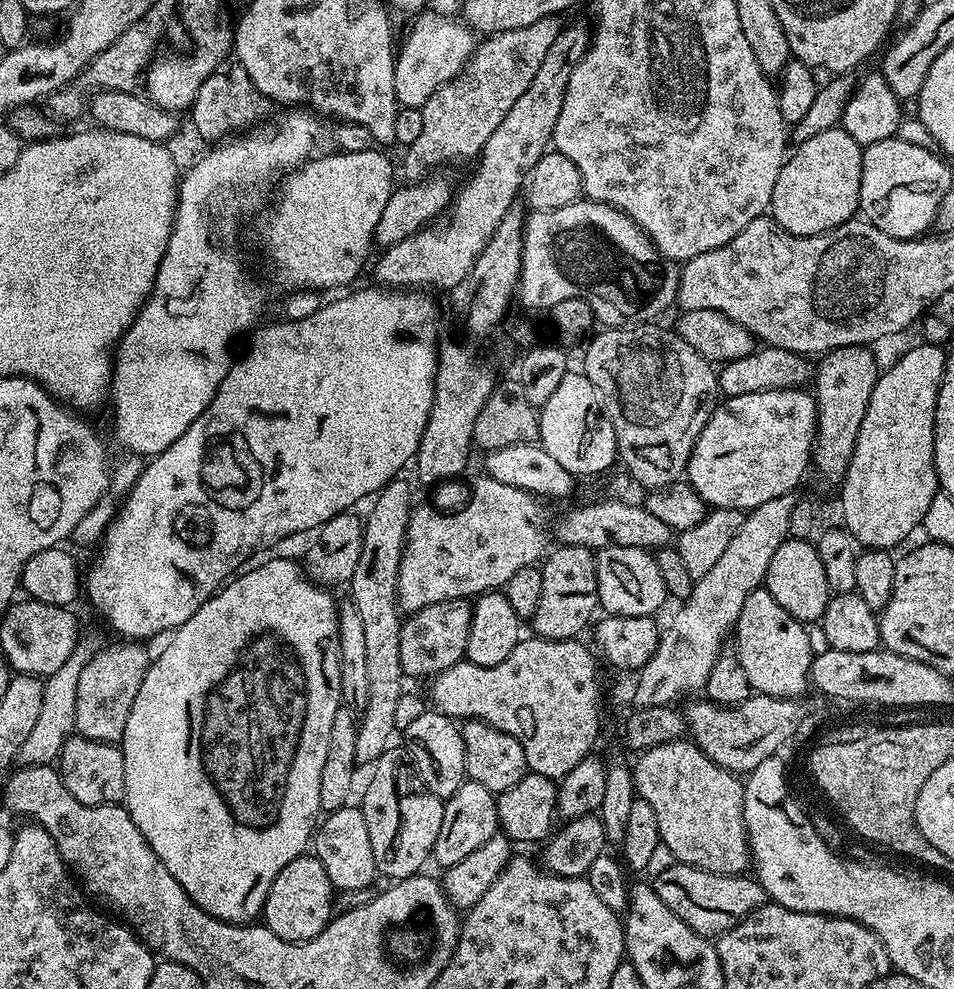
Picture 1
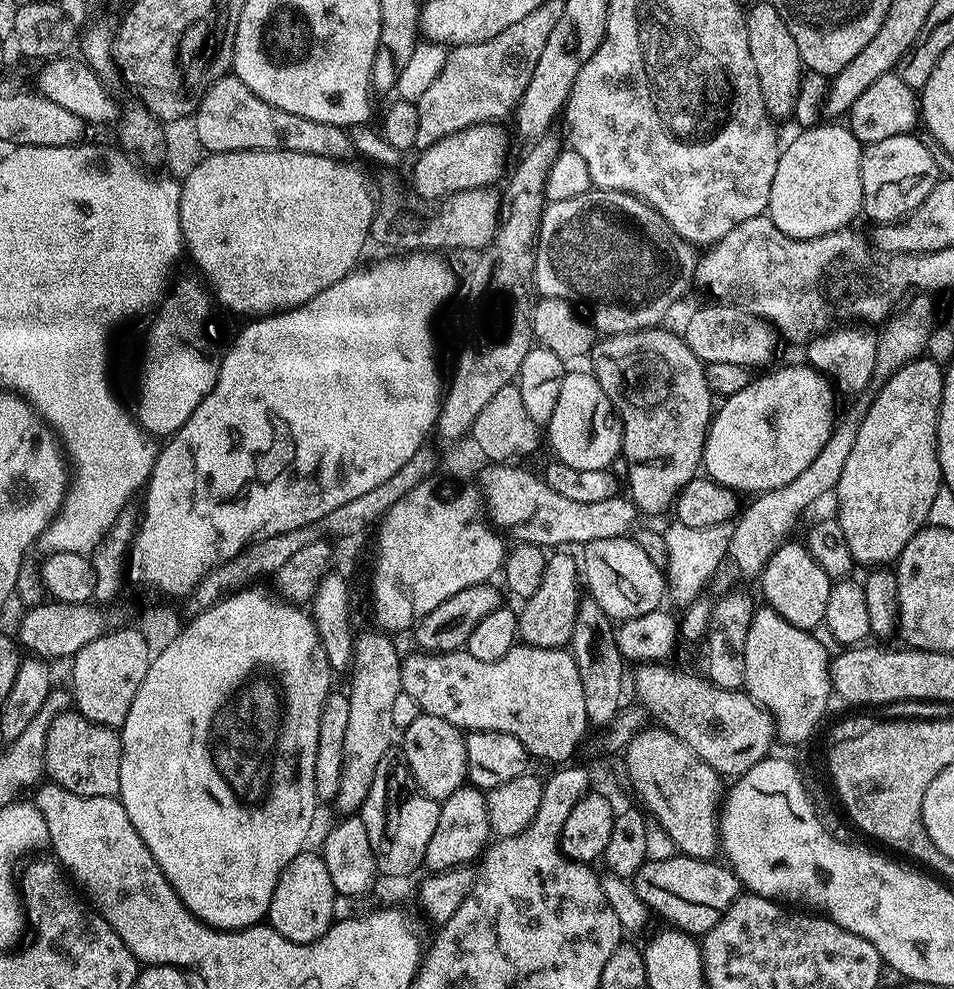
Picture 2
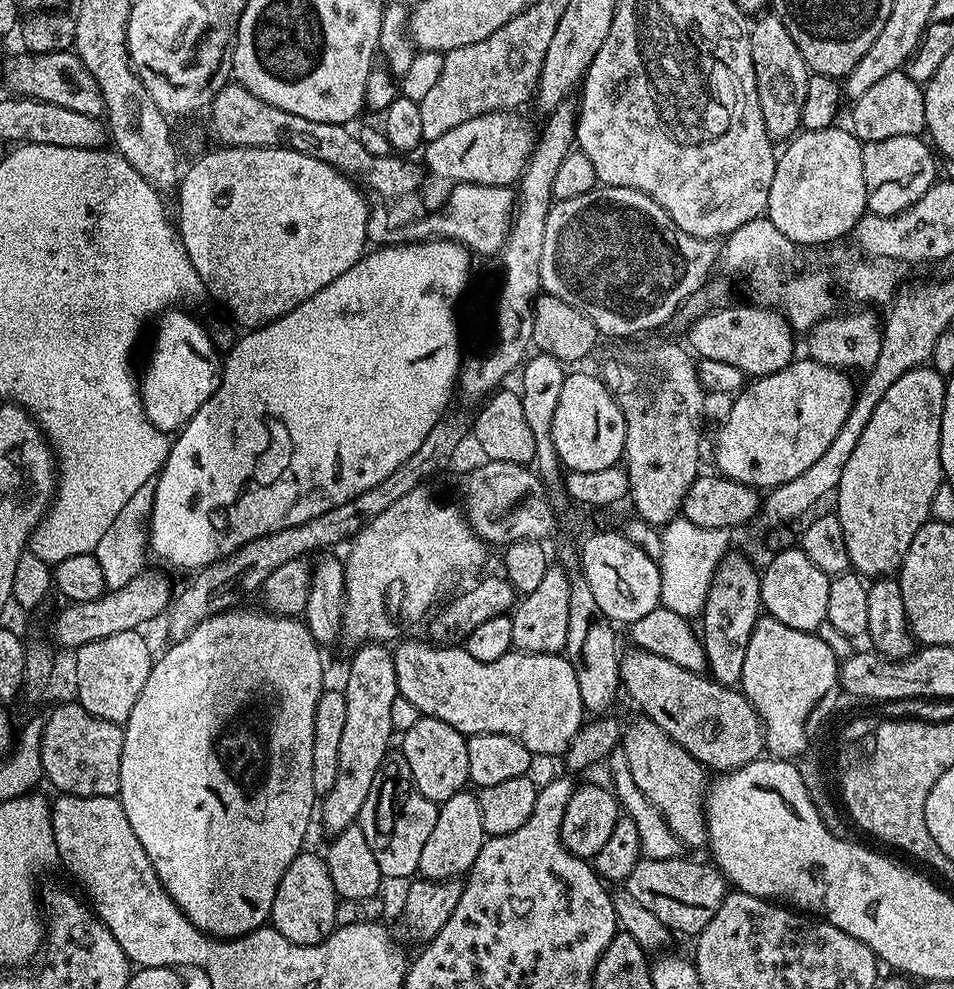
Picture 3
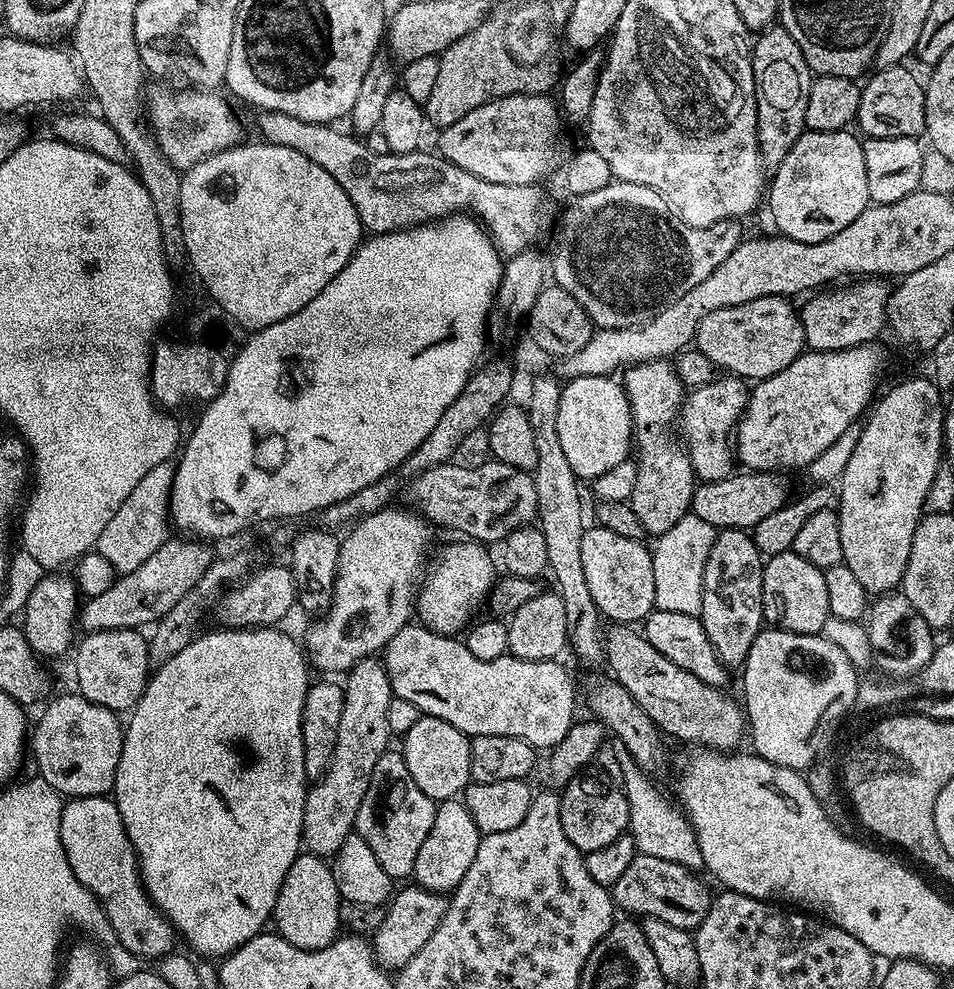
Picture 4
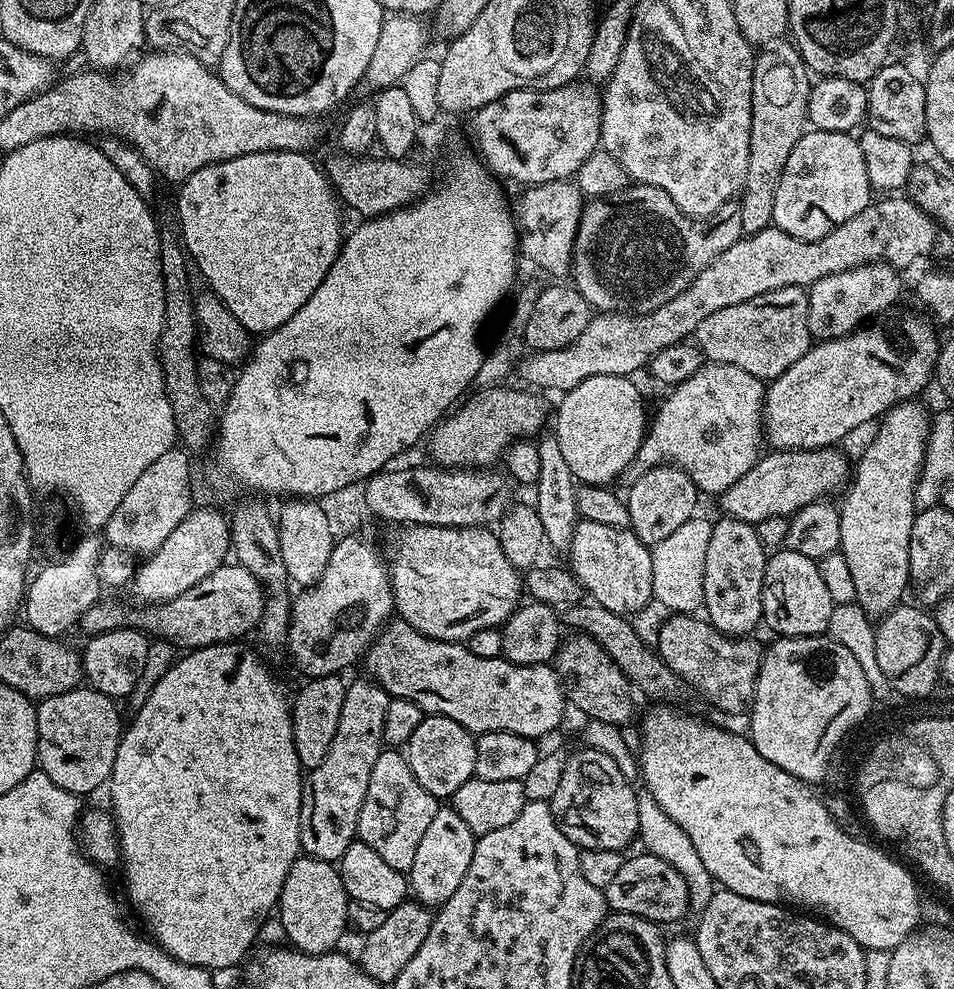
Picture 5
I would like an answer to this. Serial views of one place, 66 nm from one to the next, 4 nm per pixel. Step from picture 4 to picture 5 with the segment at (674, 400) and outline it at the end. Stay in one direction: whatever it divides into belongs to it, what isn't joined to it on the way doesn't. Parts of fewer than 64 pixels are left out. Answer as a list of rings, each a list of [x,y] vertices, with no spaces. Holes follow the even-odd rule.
[[[671,463],[650,468],[638,482],[630,485],[626,492],[630,522],[628,528],[646,545],[653,546],[665,541],[678,526],[695,517],[698,491],[687,473]]]

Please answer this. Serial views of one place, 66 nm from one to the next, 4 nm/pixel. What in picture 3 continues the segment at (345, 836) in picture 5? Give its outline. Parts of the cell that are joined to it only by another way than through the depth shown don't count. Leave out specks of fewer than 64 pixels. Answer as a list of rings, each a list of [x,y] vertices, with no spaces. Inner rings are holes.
[[[369,642],[359,645],[353,652],[356,653],[348,668],[348,681],[342,685],[346,698],[346,723],[338,749],[338,778],[318,804],[318,820],[324,823],[328,834],[346,830],[359,821],[366,794],[370,794],[370,786],[390,751],[388,743],[394,739],[390,706],[398,693],[393,649],[380,642]]]

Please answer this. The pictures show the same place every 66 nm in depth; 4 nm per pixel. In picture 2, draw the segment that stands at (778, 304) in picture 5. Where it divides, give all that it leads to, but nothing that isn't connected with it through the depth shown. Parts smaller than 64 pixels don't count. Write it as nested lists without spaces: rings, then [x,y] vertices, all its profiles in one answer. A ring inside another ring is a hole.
[[[708,302],[705,308],[694,309],[684,324],[682,335],[686,346],[690,346],[690,350],[694,350],[705,365],[734,362],[747,369],[754,367],[754,364],[766,363],[775,354],[778,341],[778,333],[771,324],[732,304],[719,302]]]

